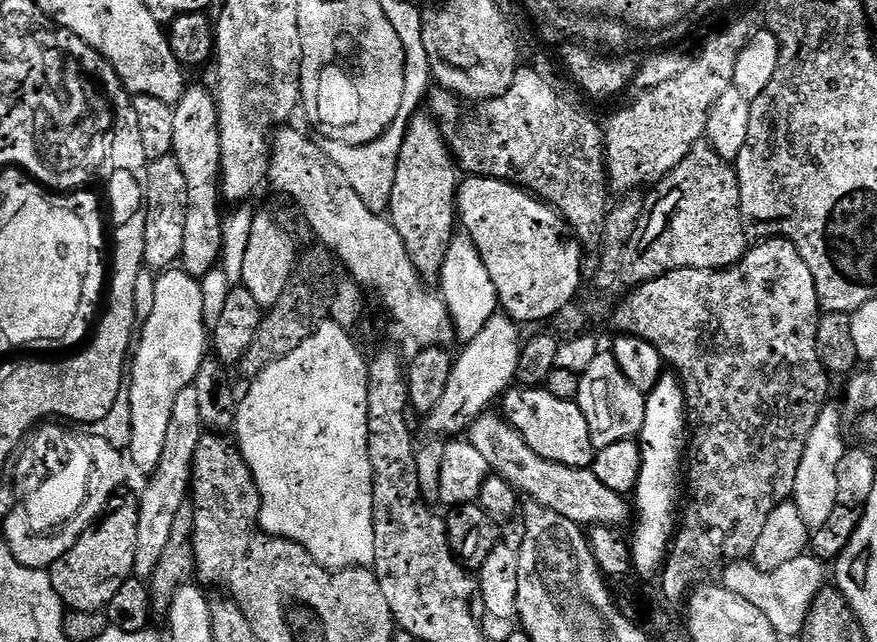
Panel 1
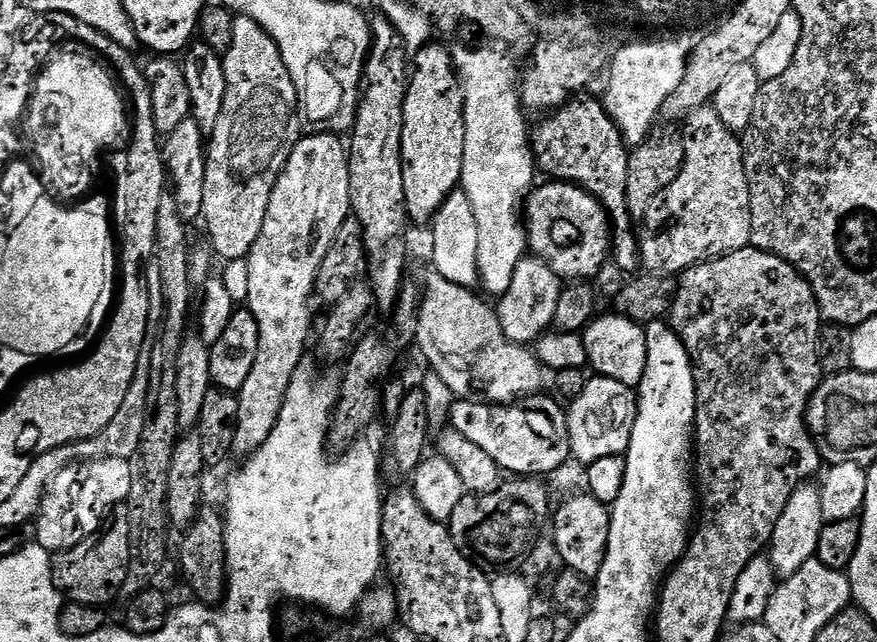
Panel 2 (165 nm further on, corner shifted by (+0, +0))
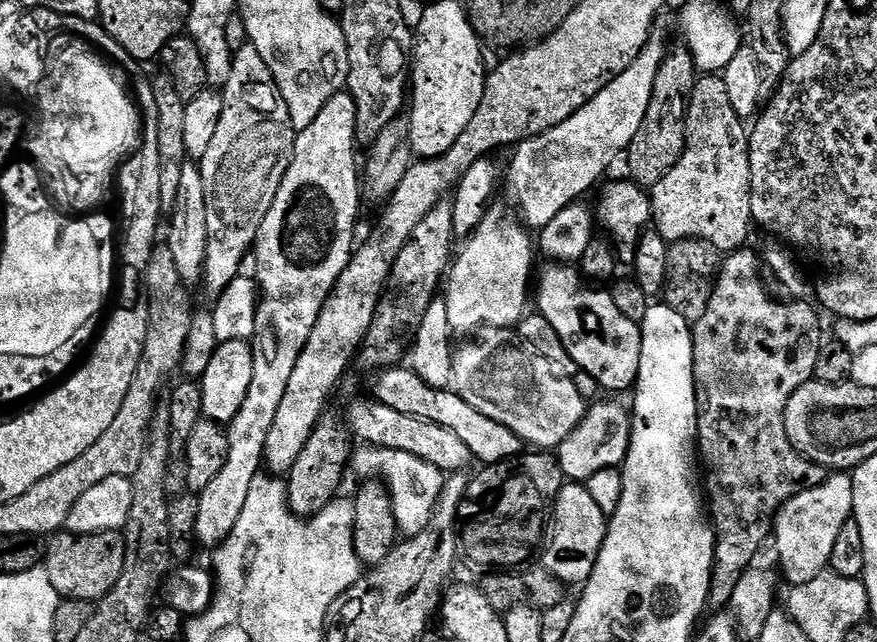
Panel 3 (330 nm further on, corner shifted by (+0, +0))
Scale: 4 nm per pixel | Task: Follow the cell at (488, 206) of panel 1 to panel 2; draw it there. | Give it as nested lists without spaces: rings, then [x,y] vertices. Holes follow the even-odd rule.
[[[544,182],[541,186],[533,187],[526,197],[526,203],[522,209],[526,217],[527,247],[531,255],[539,256],[554,270],[564,282],[588,282],[600,272],[600,267],[610,260],[612,238],[610,235],[610,221],[608,213],[585,188],[579,188],[576,184],[563,182]]]

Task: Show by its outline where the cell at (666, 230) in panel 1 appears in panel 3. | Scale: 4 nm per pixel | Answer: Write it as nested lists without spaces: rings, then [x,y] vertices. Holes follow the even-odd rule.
[[[704,74],[699,77],[688,100],[688,115],[684,118],[684,153],[682,158],[650,190],[652,219],[655,231],[663,240],[704,240],[722,254],[731,254],[743,249],[748,240],[748,231],[754,228],[752,218],[752,183],[750,182],[750,154],[748,153],[749,129],[745,121],[734,114],[730,93],[726,90],[723,75]]]

